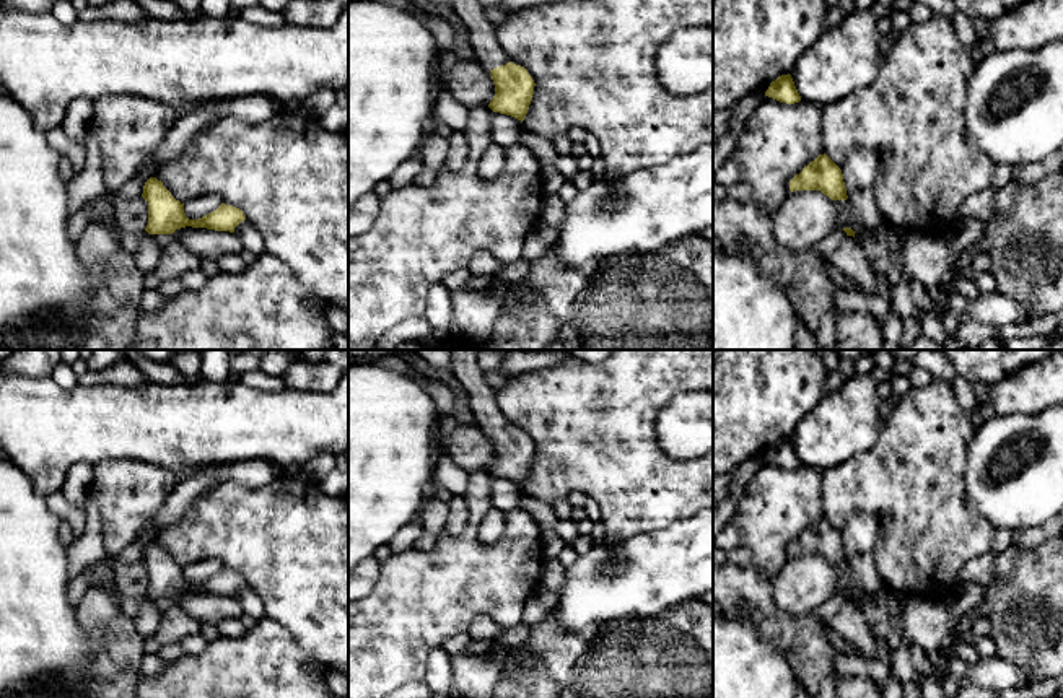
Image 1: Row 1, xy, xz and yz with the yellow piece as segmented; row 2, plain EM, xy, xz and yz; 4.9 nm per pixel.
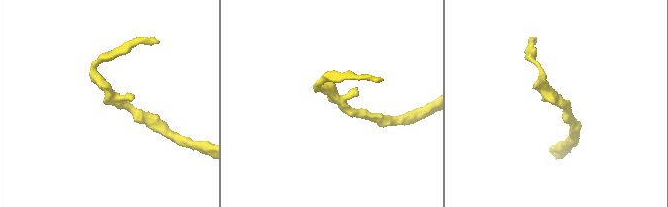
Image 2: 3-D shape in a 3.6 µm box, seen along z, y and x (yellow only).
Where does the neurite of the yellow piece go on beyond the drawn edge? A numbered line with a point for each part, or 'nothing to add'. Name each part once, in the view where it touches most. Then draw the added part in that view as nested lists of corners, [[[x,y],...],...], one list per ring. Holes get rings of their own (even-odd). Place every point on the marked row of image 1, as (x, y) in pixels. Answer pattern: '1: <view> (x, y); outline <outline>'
1: xz (482, 41); outline [[[453,0],[453,8],[469,29],[469,44],[475,54],[475,60],[487,70],[506,65],[495,36],[493,23],[485,16],[479,0]]]

